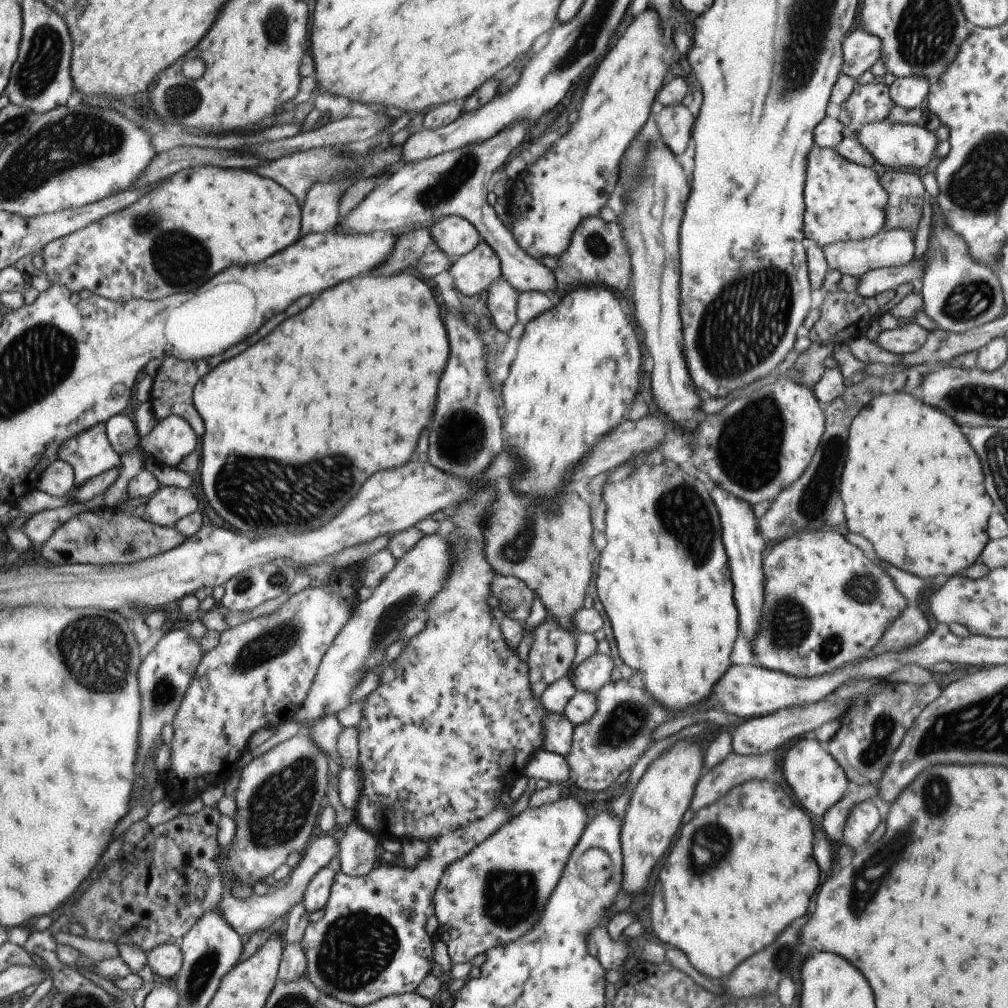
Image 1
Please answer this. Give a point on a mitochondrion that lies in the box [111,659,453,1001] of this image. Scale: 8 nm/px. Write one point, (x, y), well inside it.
(357, 948)

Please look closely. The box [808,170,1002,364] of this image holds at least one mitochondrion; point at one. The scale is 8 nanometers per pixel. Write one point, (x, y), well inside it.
(967, 301)

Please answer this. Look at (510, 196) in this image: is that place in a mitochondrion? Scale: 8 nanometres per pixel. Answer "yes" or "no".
no

